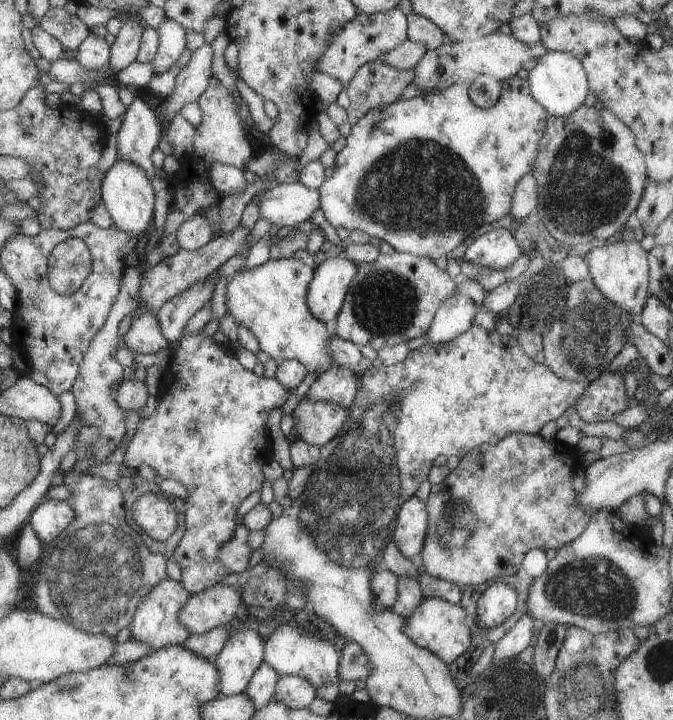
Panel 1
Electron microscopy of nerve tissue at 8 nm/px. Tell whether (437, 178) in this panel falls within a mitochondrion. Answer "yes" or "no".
yes

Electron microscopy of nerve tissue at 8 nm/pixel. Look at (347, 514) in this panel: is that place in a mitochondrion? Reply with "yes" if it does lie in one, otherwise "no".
yes

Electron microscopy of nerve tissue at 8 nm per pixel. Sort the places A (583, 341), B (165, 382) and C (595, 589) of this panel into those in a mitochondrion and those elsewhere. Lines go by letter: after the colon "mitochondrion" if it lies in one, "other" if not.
A: mitochondrion
B: other
C: mitochondrion

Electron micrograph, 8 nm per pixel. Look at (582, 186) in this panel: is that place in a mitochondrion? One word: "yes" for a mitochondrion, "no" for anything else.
yes

